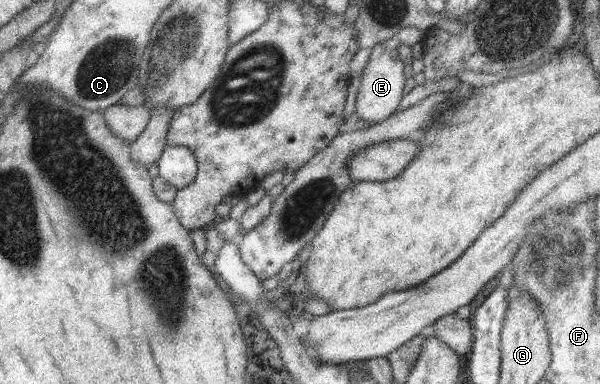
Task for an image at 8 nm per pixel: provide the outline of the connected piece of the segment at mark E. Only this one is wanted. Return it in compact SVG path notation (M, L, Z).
M396 36L389 37L370 48L370 55L364 64L360 75L360 86L355 98L355 113L360 120L367 123L381 122L391 113L396 112L398 102L402 99L402 87L404 87L403 63L398 58L396 48L400 45Z

